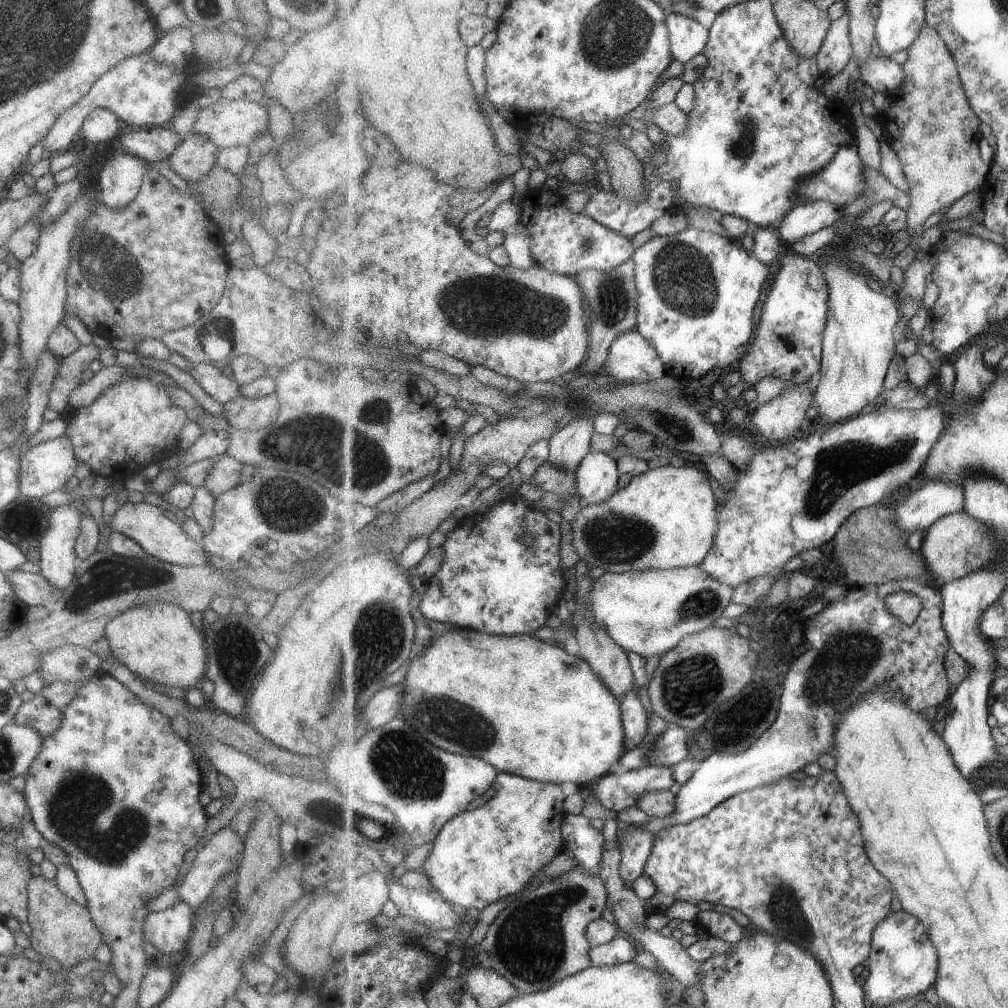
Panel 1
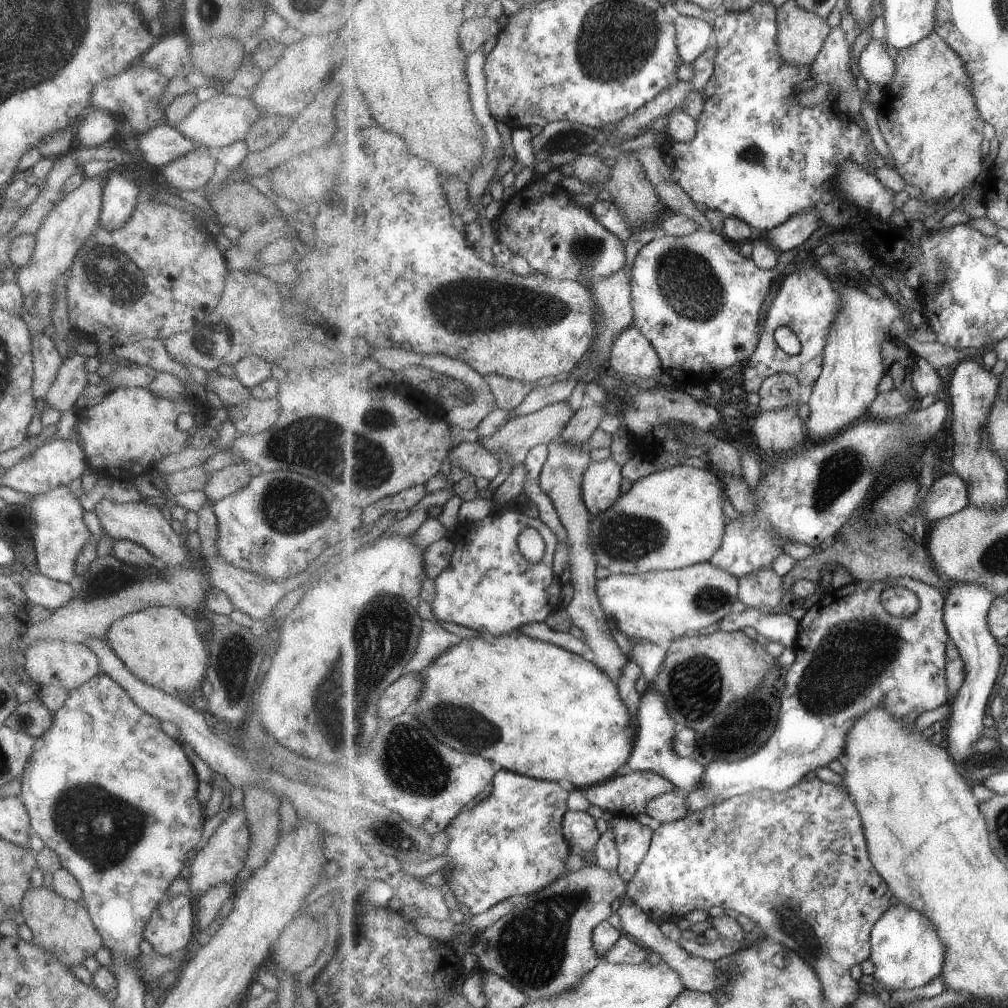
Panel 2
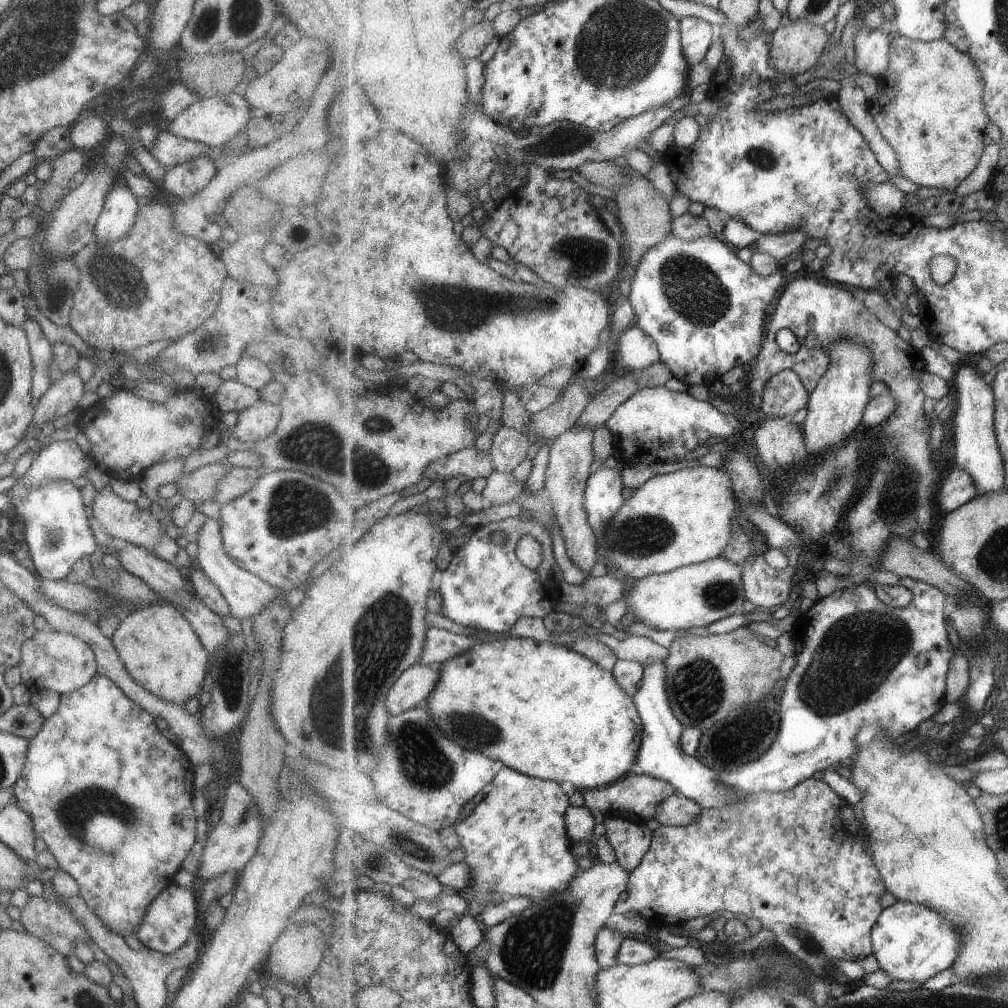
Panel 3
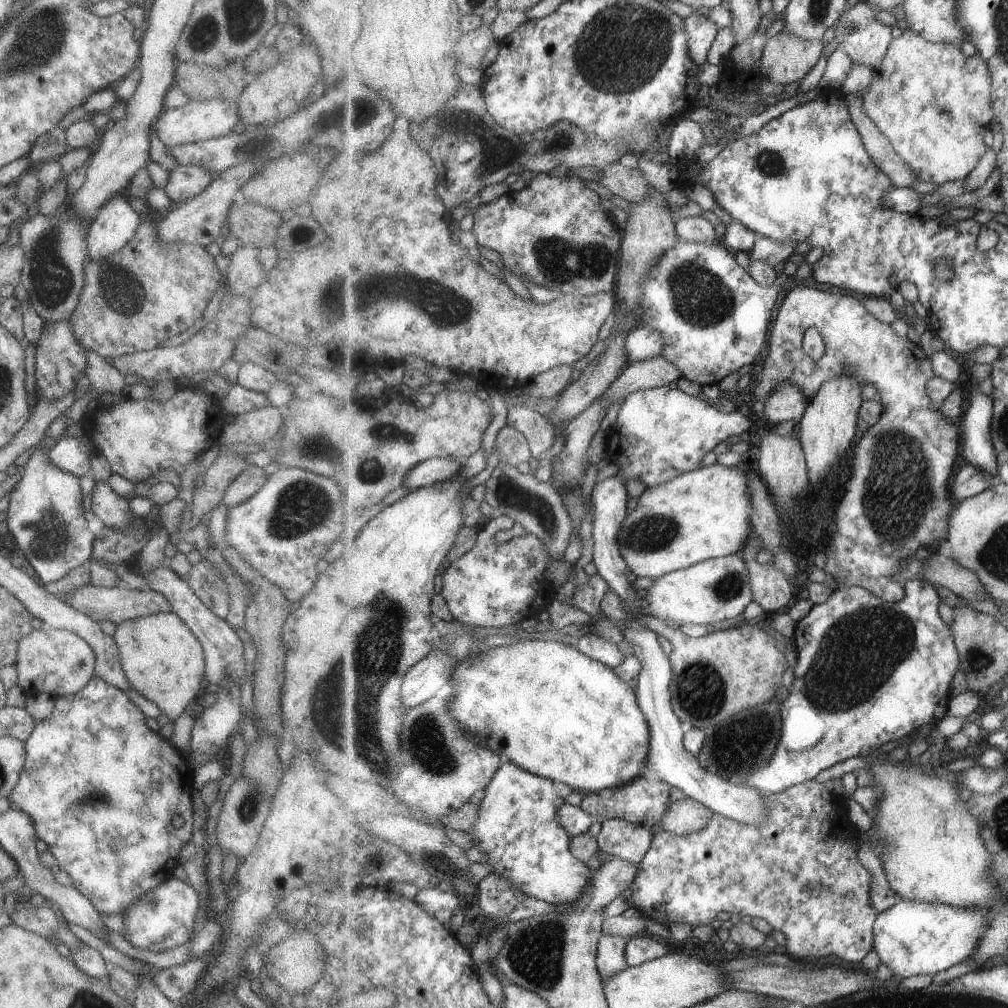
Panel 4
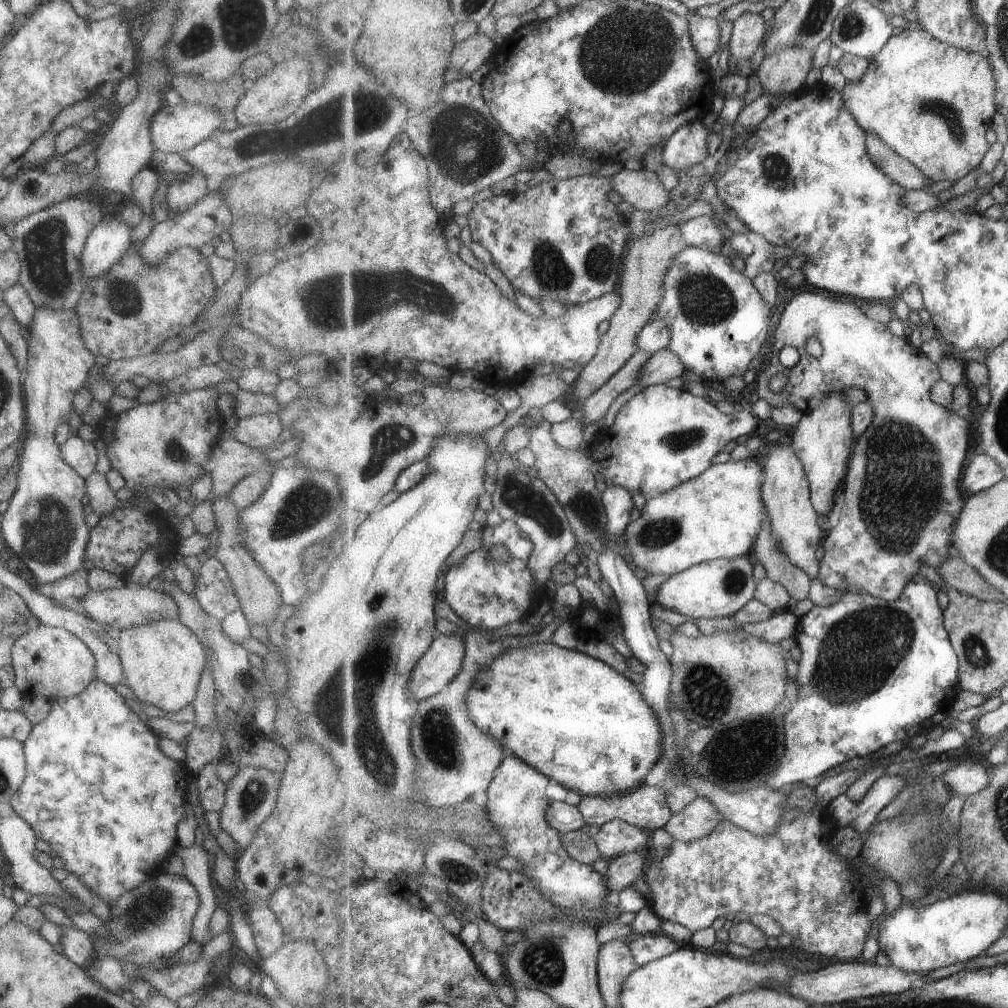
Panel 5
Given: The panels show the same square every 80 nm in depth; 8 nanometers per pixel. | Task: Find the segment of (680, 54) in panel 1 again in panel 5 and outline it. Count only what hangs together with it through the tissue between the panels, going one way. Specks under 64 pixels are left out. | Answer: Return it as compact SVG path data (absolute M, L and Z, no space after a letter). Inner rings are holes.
M694 12L688 20L692 31L693 46L696 47L697 54L705 60L711 58L719 48L719 38L721 38L719 22L716 18L705 18Z

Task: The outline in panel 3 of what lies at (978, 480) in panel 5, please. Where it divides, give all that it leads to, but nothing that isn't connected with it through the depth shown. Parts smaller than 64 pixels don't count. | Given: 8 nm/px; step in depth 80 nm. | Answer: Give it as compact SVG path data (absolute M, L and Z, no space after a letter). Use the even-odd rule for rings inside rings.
M956 467L949 472L939 486L936 495L937 512L940 517L949 514L979 496L977 484L967 472Z

